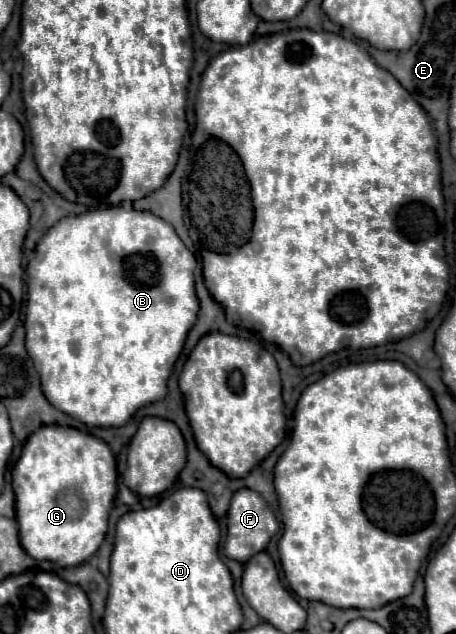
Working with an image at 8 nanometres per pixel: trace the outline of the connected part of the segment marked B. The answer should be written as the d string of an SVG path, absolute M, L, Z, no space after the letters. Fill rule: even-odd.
M113 206L113 208L103 208L103 210L91 210L79 216L67 216L67 218L61 218L57 224L53 224L45 232L45 236L39 240L35 248L35 256L27 264L29 294L27 294L27 316L25 316L27 350L29 350L29 356L33 358L35 370L41 376L41 388L43 388L45 398L51 402L51 406L55 406L57 410L65 412L67 416L87 426L117 428L117 426L127 424L127 420L141 406L163 400L167 394L167 380L171 376L175 360L179 358L187 332L191 330L199 314L199 300L197 300L195 282L193 282L195 264L197 264L195 256L187 250L187 246L175 234L173 226L151 212L139 212L139 210L127 210L123 206Z

